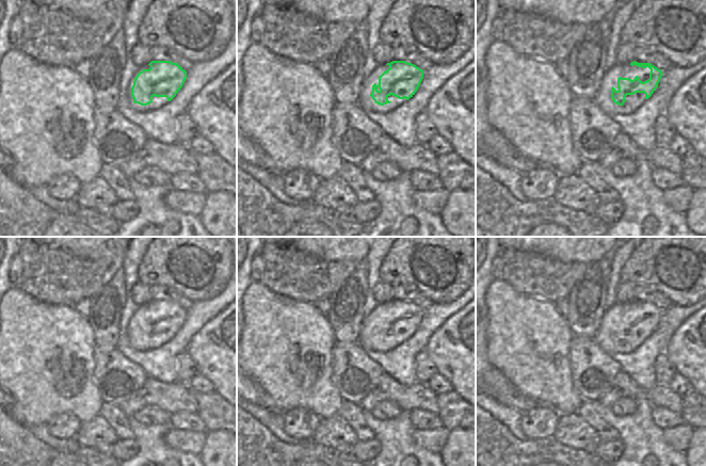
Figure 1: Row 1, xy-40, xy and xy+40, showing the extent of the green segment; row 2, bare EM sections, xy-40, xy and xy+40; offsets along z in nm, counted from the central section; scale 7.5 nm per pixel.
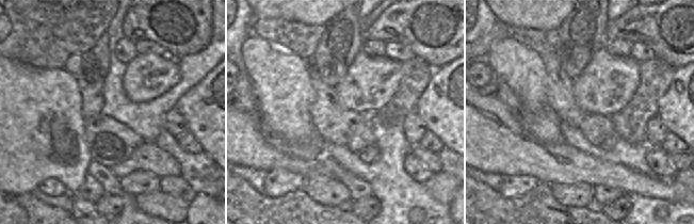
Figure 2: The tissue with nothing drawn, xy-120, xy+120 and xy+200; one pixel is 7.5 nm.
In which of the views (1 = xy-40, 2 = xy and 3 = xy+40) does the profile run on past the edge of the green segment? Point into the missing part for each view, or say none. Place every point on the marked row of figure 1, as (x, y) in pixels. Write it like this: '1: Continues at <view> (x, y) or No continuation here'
1: No continuation here
2: No continuation here
3: No continuation here.

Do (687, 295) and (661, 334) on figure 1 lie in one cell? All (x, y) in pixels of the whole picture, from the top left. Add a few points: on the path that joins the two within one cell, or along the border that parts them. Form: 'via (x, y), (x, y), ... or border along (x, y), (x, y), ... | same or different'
border along (671, 303), (676, 305), (694, 304) | different

